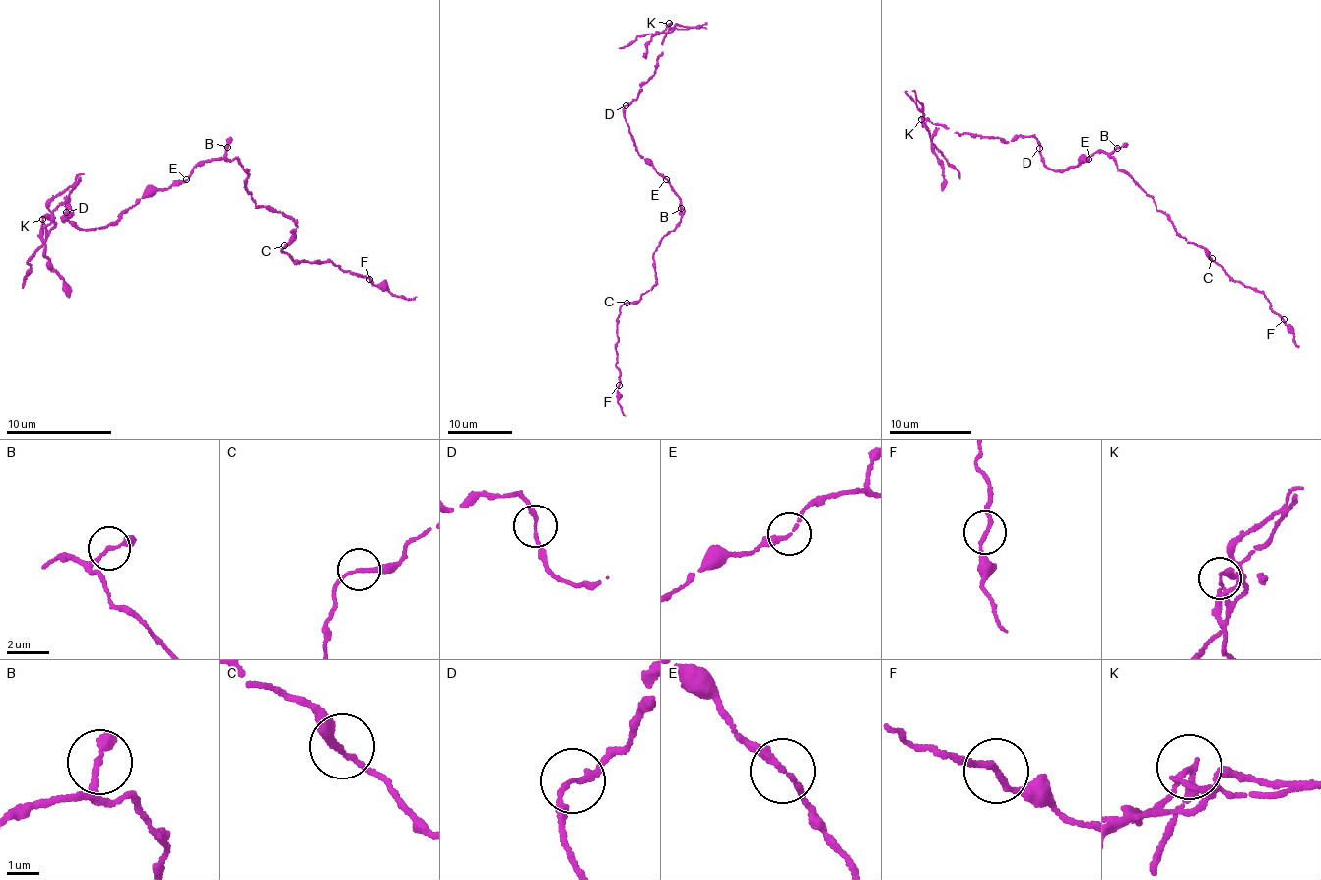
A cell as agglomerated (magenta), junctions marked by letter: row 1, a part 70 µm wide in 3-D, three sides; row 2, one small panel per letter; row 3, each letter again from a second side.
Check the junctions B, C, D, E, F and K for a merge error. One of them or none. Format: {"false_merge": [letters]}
{"false_merge": ["K"]}

